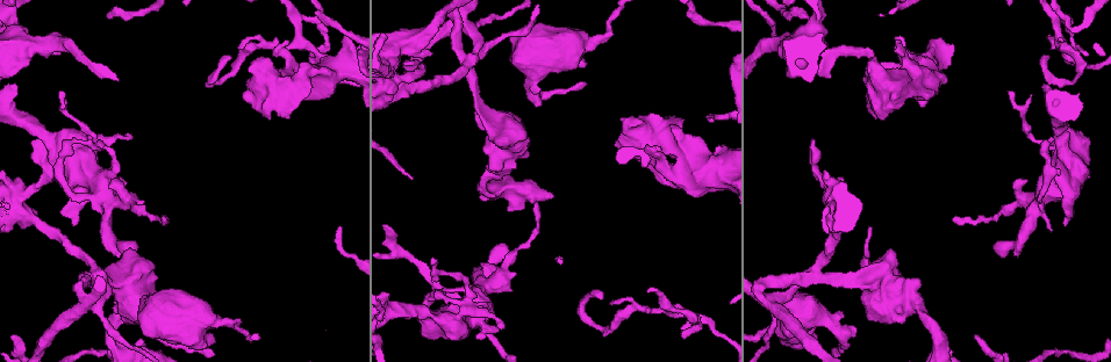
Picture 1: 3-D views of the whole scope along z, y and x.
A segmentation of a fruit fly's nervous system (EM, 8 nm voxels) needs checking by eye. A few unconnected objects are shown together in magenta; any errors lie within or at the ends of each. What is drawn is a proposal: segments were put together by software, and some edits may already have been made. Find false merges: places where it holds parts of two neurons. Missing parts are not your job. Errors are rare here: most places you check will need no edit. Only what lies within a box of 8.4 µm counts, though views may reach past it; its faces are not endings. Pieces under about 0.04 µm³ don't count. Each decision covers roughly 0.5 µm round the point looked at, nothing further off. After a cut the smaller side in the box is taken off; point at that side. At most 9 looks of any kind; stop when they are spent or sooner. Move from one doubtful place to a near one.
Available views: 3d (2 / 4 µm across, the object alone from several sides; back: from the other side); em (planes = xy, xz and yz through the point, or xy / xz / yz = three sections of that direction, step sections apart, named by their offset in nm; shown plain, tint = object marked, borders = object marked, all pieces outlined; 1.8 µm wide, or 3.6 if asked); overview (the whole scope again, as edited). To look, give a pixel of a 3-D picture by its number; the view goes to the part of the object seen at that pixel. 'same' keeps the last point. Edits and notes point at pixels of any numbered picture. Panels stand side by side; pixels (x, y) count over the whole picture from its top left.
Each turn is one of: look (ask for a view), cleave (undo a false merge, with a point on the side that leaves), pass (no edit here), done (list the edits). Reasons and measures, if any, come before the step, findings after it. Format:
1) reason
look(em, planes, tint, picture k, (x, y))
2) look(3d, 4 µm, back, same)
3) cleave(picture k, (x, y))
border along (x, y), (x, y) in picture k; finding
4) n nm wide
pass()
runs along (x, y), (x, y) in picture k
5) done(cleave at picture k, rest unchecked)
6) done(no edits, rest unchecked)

sudden change in width
look(em, xz, step 8, tint, picture 1, (23, 191))

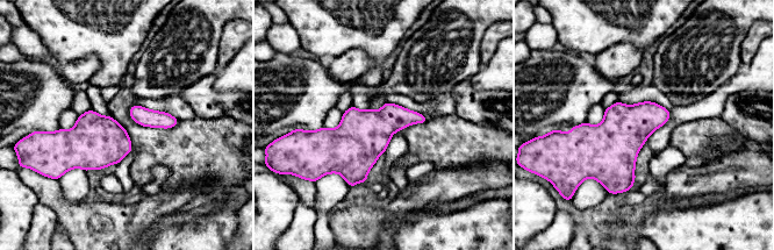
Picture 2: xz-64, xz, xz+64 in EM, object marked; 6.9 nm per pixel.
pass()
continuous, no second neuron

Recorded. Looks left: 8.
closes a loop
look(em, planes, tint, picture 1, (774, 301))

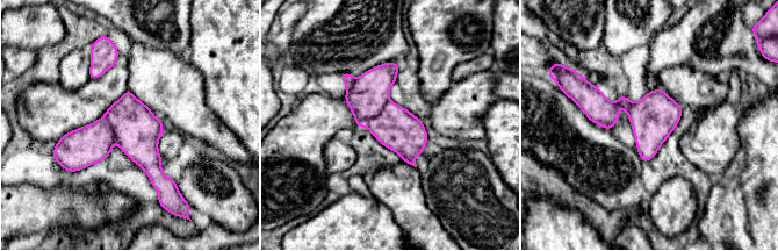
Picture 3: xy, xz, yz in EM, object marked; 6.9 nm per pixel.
cleave(picture 3, (369, 93))
border along (388, 99), (366, 126) in picture 3; a second neuron is stuck on

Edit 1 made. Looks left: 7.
calibre changes
look(3d, 4 µm, back, picture 1, (869, 282))

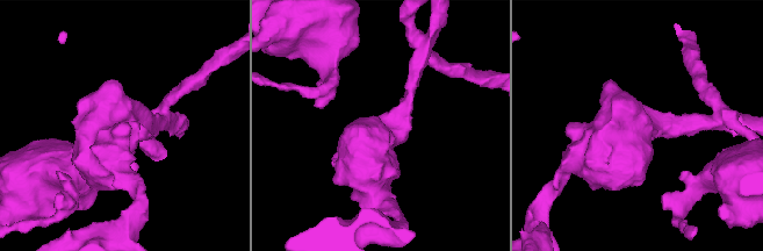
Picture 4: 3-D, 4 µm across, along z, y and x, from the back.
look(em, 3.6 µm, planes, tint, picture 4, (389, 128))

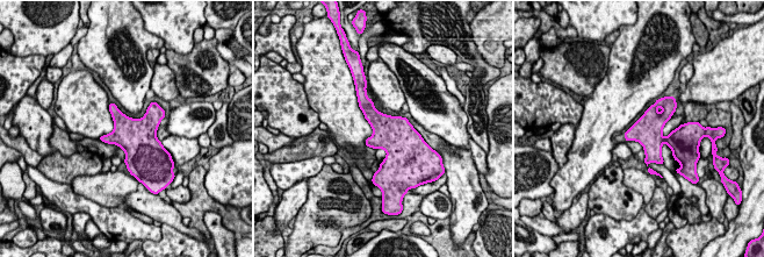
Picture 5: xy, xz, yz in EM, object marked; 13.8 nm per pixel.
pass()
continuous, no second neuron

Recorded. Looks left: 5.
sharp bend
look(em, planes, tint, picture 1, (795, 53))

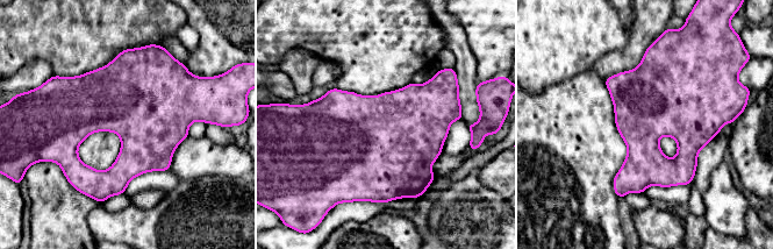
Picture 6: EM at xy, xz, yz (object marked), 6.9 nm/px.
pass()
all the same neuron

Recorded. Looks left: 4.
done(cleave at picture 3, rest unchecked)

